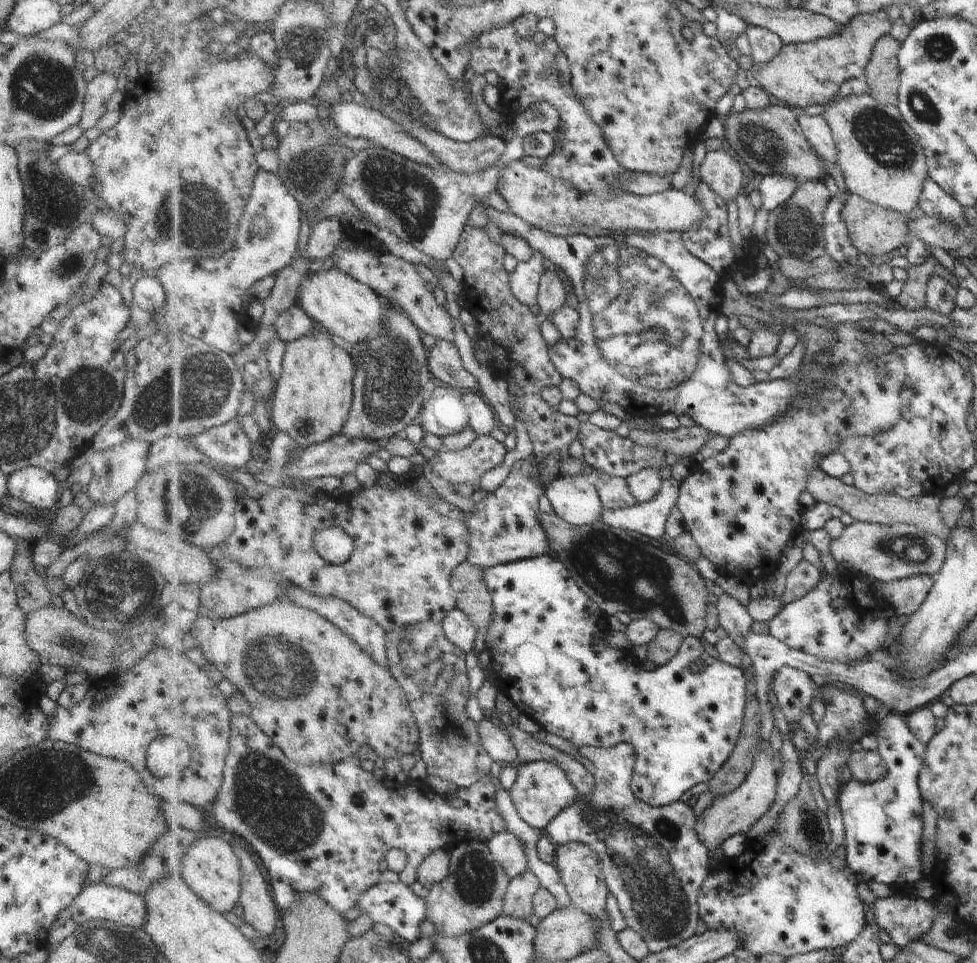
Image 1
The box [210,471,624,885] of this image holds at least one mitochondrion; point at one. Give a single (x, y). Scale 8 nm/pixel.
(269, 799)

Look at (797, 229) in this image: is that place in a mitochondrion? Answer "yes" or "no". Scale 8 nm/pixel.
yes

